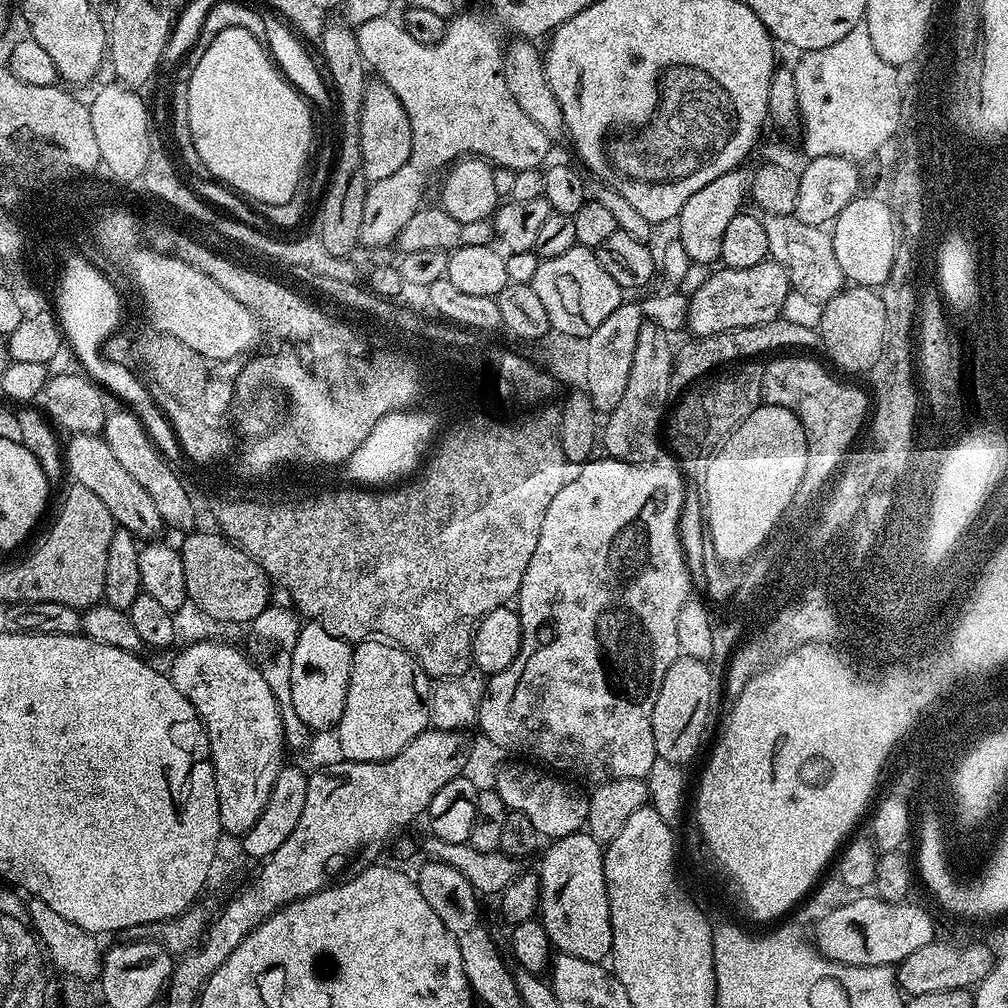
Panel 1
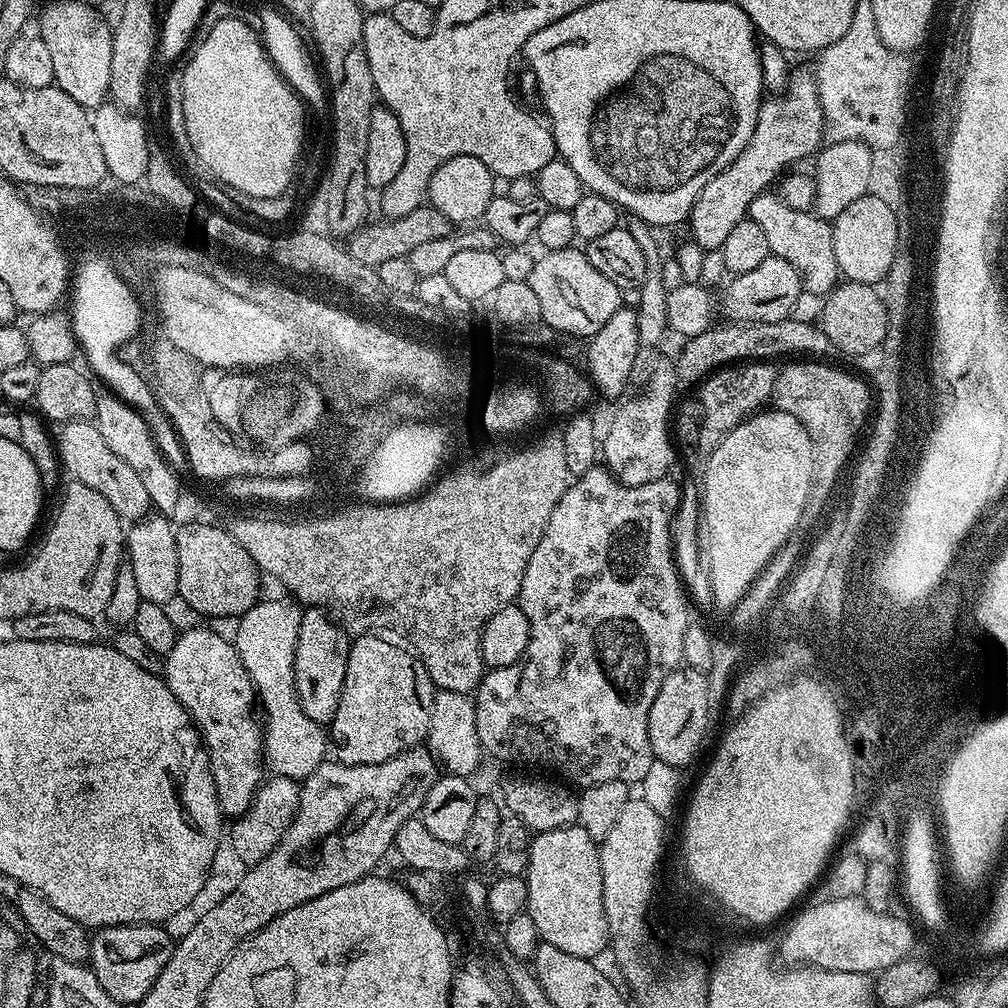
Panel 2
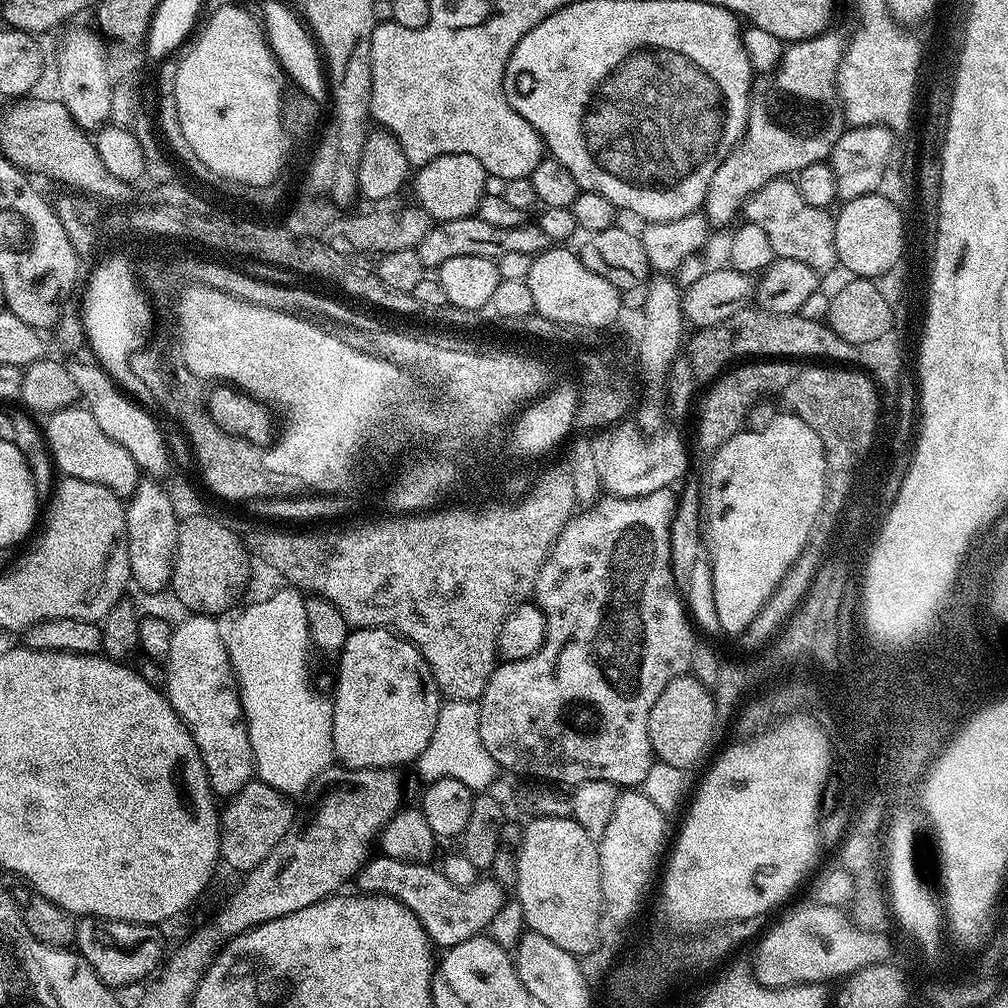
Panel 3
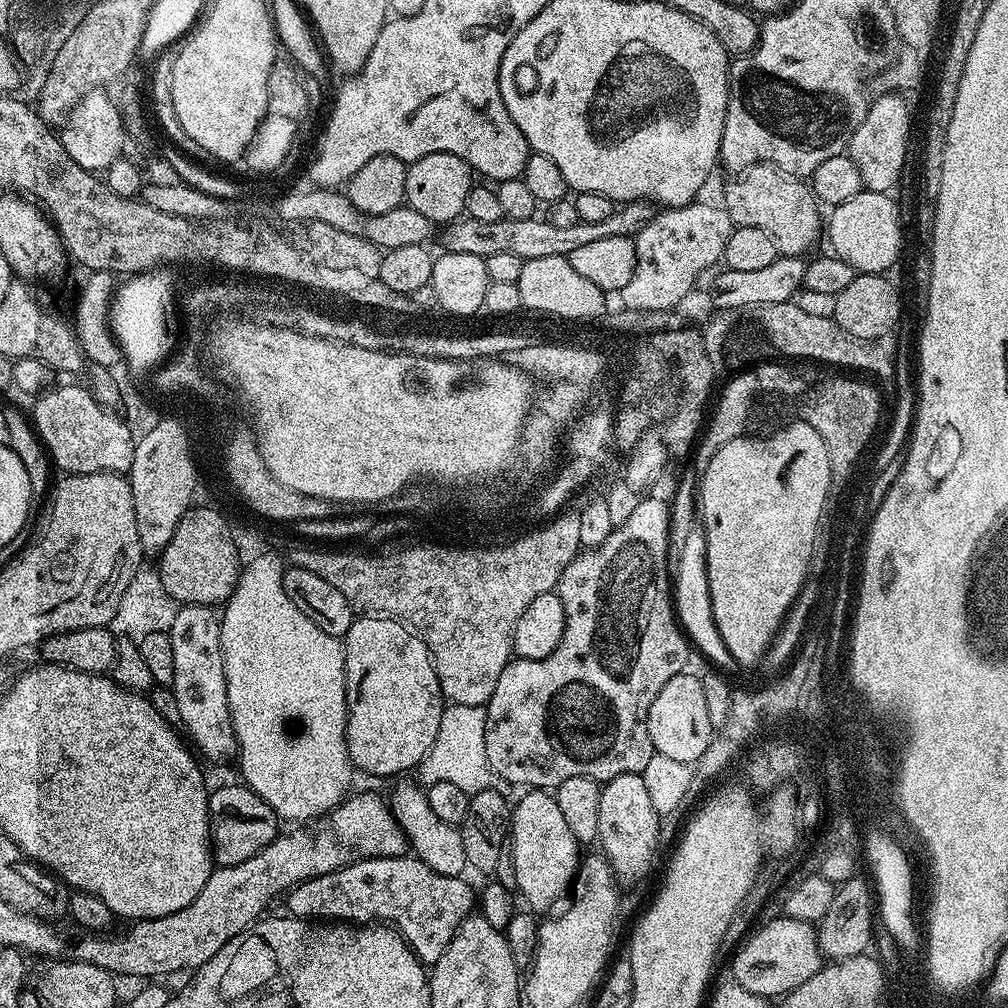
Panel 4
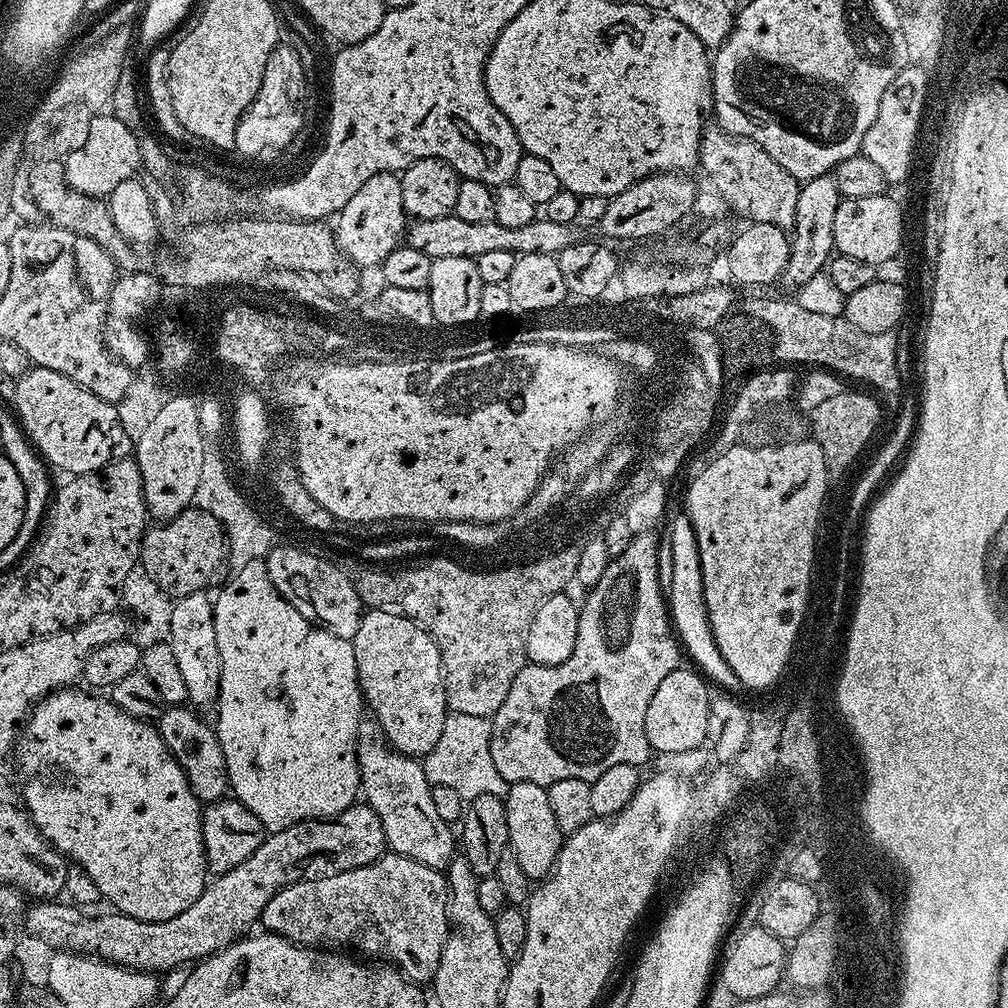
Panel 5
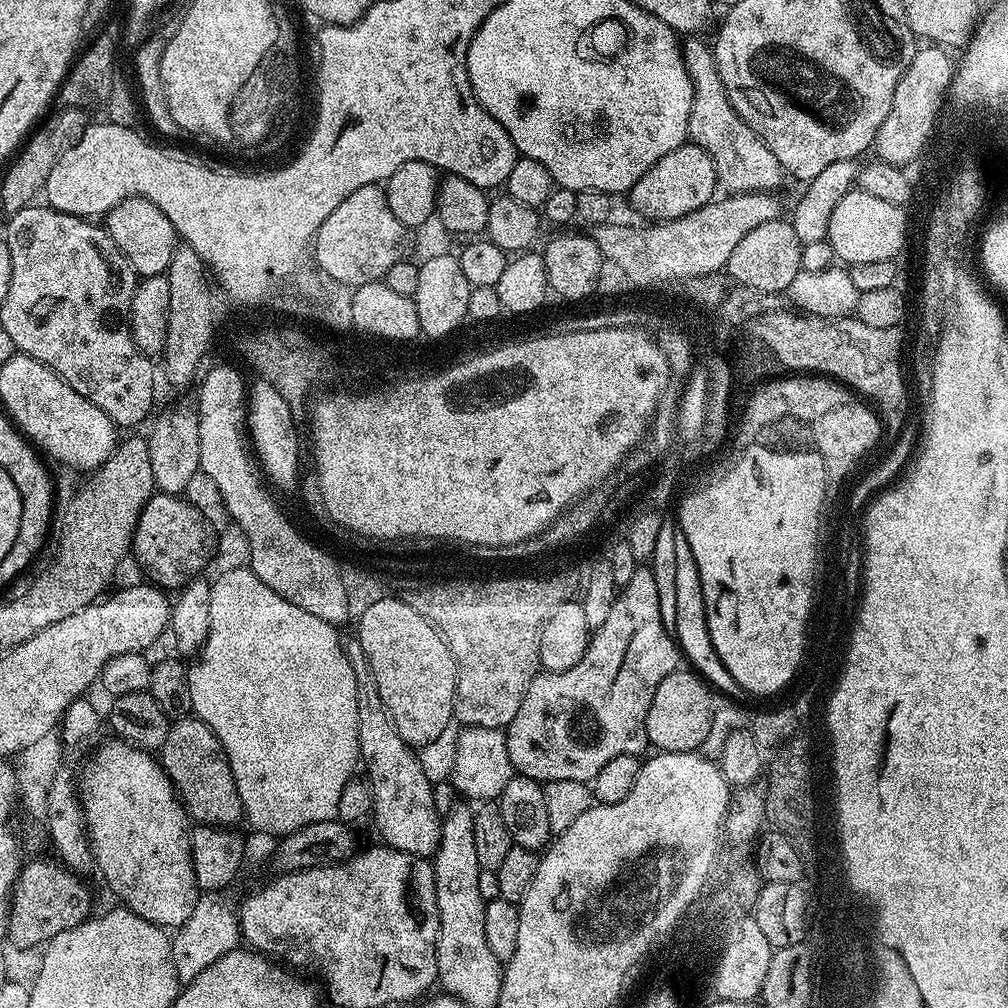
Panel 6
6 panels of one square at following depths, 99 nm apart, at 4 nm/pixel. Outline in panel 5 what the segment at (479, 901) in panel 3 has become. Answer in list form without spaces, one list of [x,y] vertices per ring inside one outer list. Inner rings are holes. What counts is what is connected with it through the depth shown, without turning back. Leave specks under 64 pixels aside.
[[[385,854],[380,856],[374,862],[366,866],[358,866],[354,870],[346,870],[342,874],[334,874],[334,878],[318,878],[317,880],[303,880],[297,884],[286,886],[270,898],[264,907],[262,924],[267,931],[273,932],[275,936],[285,936],[287,940],[293,940],[296,944],[305,946],[327,946],[332,950],[352,950],[348,948],[356,947],[361,957],[364,958],[383,958],[391,962],[400,969],[400,973],[407,976],[413,984],[421,986],[435,981],[438,962],[442,958],[444,943],[448,937],[448,881],[445,873],[438,869],[432,869],[430,866],[423,865],[422,862],[415,861],[414,858],[399,856],[395,854]]]

